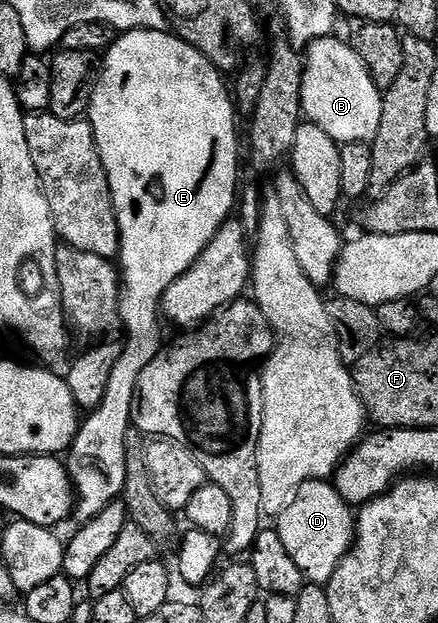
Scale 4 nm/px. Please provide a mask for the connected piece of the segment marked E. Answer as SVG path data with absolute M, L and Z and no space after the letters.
M133 28L130 32L121 33L111 43L105 53L104 63L98 74L98 82L94 85L88 119L94 131L96 146L100 150L100 158L104 162L104 170L108 174L110 197L114 203L118 229L120 230L120 250L116 260L120 265L122 283L119 301L120 324L123 329L126 327L126 345L121 345L118 361L112 366L112 374L108 377L108 390L104 390L104 400L79 423L76 438L70 443L64 456L66 473L70 475L70 483L74 485L76 516L79 516L79 521L82 522L96 518L110 503L117 501L124 490L124 478L126 477L124 438L132 427L134 397L138 395L138 379L144 366L148 366L148 362L152 362L155 355L150 347L154 344L154 331L158 328L158 316L160 320L162 296L168 290L168 286L172 286L176 282L176 278L183 276L198 261L200 254L208 246L208 242L212 242L212 238L221 230L223 224L231 219L233 212L230 211L233 208L235 211L236 208L236 197L240 192L240 183L238 184L238 124L234 121L236 106L232 101L231 89L228 87L227 81L225 84L222 80L225 79L218 67L212 62L208 62L208 58L204 58L204 54L200 54L200 50L193 48L191 44L173 31L157 32L151 28Z

